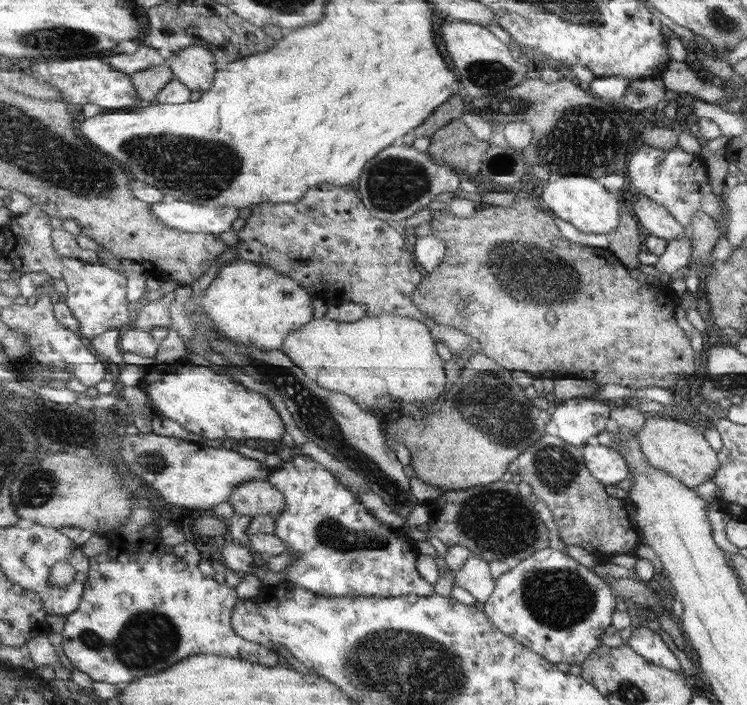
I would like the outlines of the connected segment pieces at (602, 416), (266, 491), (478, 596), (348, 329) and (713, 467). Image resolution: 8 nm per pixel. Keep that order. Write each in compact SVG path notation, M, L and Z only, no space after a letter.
M592 397L563 401L552 411L552 420L558 428L558 436L579 448L587 445L589 438L609 430L612 422L611 406Z
M250 480L238 486L229 502L237 515L261 516L270 514L277 516L288 506L283 491L267 480Z
M474 555L461 570L454 572L454 582L473 595L478 604L486 603L496 589L489 561Z
M384 314L383 316L369 316L365 315L361 320L357 322L337 322L336 320L331 320L330 318L314 318L309 324L305 324L303 329L291 333L291 335L285 337L283 351L288 354L297 366L300 366L308 375L309 378L318 382L321 386L325 387L327 390L332 390L333 392L339 392L350 396L353 398L357 404L364 408L364 410L374 413L374 411L383 411L385 413L398 411L399 407L403 402L411 403L415 405L418 409L424 413L429 413L432 409L433 404L439 400L439 396L443 396L443 392L447 390L447 373L444 367L443 358L437 354L437 344L435 344L436 339L433 338L431 329L427 327L427 324L417 320L416 318L409 318L407 316L397 316L396 314Z
M649 415L643 430L636 434L641 443L646 461L659 470L678 478L685 486L697 486L711 481L721 466L719 452L715 452L703 436L703 425L693 424L680 418L663 415Z

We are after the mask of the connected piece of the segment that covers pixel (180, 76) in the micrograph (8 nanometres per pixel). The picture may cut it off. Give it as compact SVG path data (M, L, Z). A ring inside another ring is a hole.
M201 45L183 47L169 65L176 80L184 82L192 91L203 93L213 86L220 67L213 52Z

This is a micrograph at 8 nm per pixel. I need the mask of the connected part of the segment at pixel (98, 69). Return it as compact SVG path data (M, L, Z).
M103 56L91 58L49 59L33 66L33 72L41 79L50 82L64 94L64 101L72 105L73 110L83 104L97 104L101 109L111 111L131 110L139 104L140 96L129 74L123 74L107 62Z

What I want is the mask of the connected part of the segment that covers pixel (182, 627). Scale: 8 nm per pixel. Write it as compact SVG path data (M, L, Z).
M193 540L171 548L158 545L155 552L153 554L153 544L145 544L143 550L125 550L119 552L117 558L111 558L111 554L106 553L99 553L90 558L89 578L80 608L66 616L62 630L62 648L74 667L92 681L119 684L133 682L139 676L163 672L173 664L195 654L243 658L253 664L265 666L283 663L279 653L258 642L245 640L233 630L233 609L240 600L237 590L226 582L218 583L214 577L199 570L199 562L203 558L199 548L195 548Z

